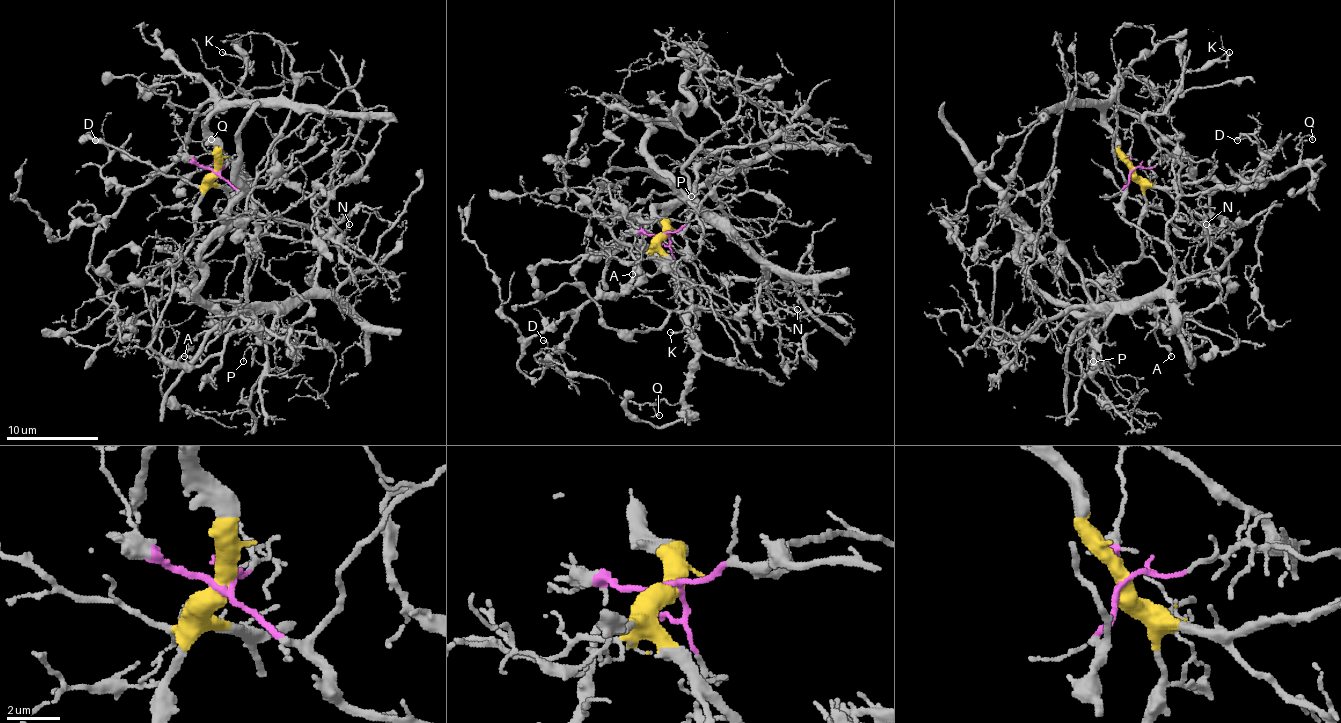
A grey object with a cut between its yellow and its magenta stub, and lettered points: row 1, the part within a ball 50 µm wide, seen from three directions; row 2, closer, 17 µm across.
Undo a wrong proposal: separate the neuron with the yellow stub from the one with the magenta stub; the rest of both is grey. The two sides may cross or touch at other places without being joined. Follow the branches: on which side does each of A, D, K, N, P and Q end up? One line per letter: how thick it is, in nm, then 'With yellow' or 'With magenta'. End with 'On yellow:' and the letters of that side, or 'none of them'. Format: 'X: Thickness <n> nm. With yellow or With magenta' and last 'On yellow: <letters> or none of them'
A: Thickness 180 nm. With yellow
D: Thickness 120 nm. With yellow
K: Thickness 160 nm. With yellow
N: Thickness 110 nm. With magenta
P: Thickness 110 nm. With magenta
Q: Thickness 150 nm. With yellow
On yellow: A, D, K, Q

